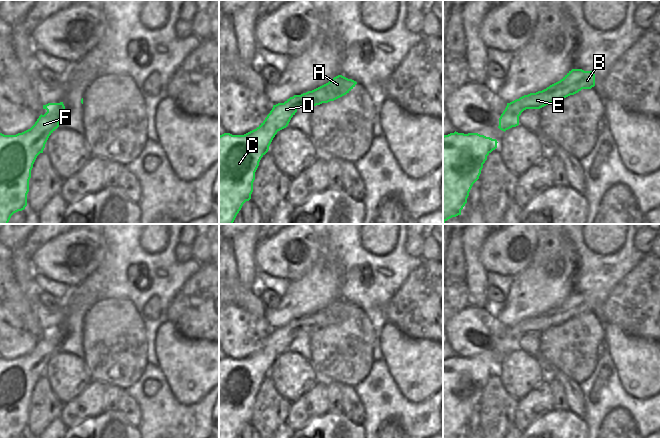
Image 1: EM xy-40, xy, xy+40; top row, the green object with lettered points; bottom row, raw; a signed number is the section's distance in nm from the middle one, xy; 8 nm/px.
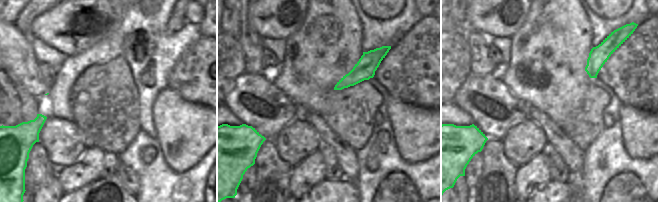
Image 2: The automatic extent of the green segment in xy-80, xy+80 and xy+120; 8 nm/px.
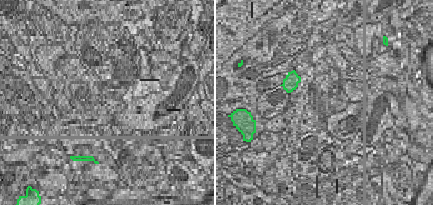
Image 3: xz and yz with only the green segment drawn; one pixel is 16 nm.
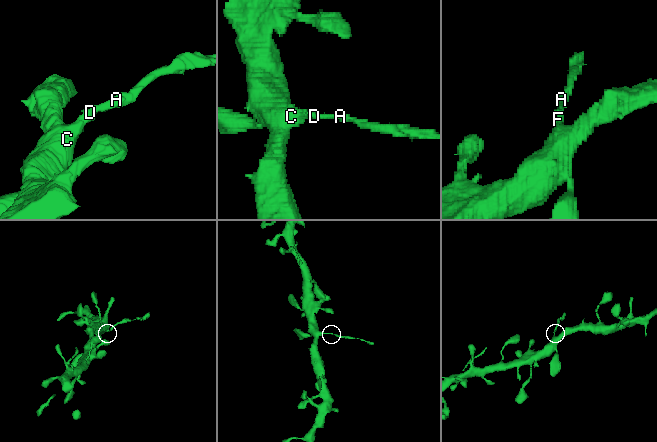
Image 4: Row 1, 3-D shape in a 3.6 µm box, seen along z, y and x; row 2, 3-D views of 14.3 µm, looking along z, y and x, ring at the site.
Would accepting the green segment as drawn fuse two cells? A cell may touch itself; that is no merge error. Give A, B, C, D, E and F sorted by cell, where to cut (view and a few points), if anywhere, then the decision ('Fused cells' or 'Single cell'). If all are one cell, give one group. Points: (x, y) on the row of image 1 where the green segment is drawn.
Groups: A B E / C D F. Split along xy (293, 96), (297, 108). Fused cells

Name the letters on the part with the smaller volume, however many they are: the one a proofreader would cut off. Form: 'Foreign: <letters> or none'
Foreign: A, B, E

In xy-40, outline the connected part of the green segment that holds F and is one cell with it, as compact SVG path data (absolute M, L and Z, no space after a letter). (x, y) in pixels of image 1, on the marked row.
M63 102L43 105L47 112L40 115L35 124L28 130L16 135L0 133L0 224L8 224L11 216L25 209L29 180L33 164L40 153L43 153L49 136L59 127L65 112Z

